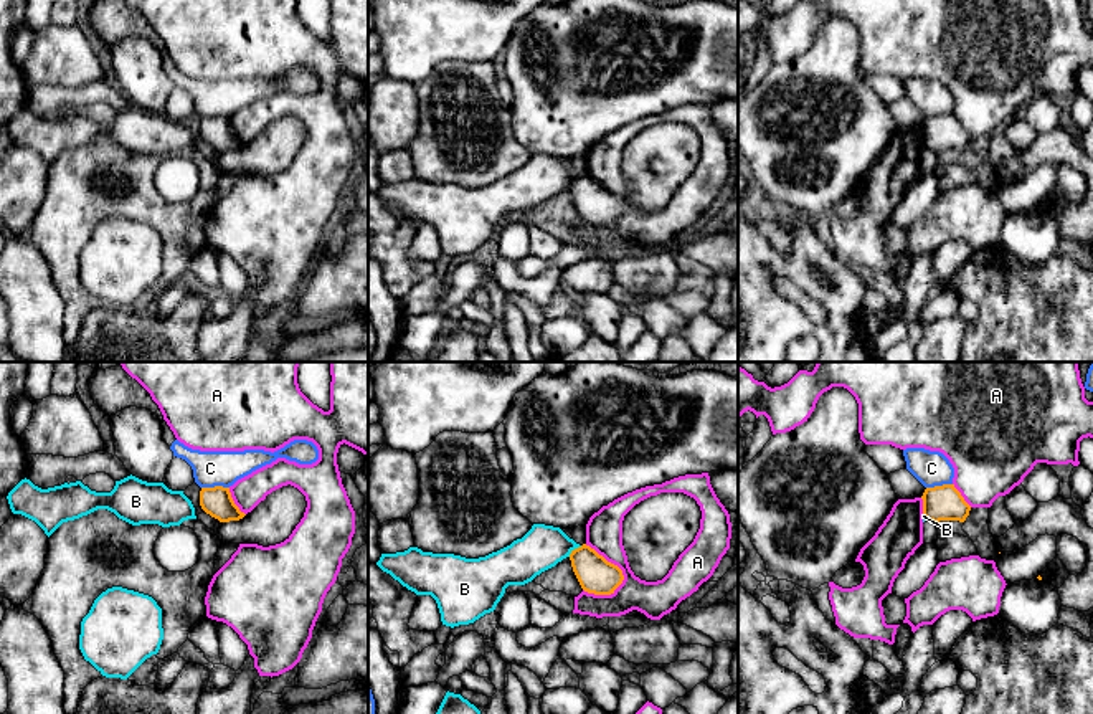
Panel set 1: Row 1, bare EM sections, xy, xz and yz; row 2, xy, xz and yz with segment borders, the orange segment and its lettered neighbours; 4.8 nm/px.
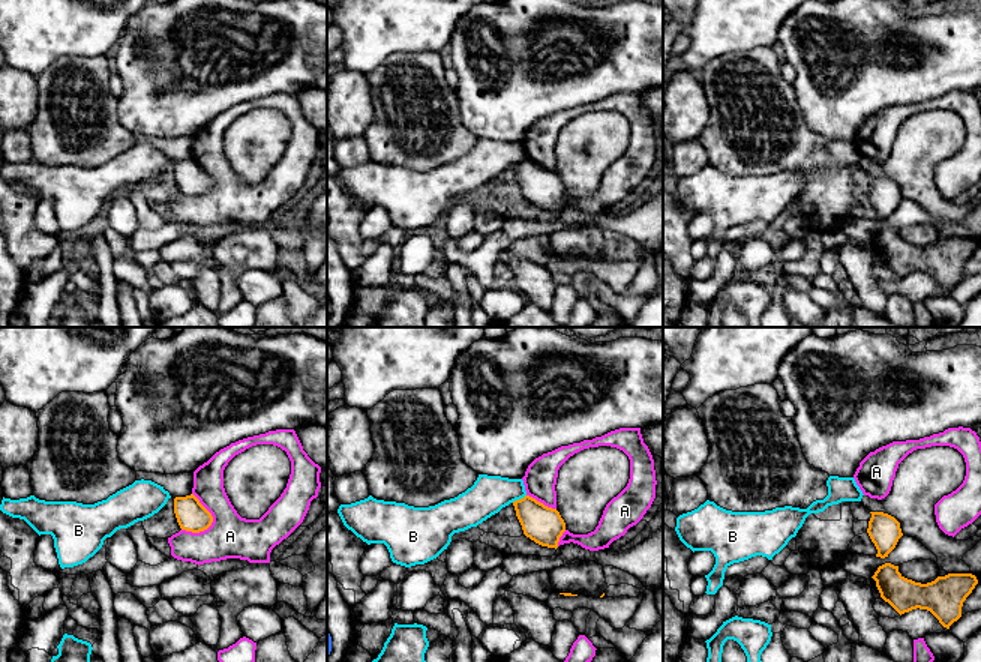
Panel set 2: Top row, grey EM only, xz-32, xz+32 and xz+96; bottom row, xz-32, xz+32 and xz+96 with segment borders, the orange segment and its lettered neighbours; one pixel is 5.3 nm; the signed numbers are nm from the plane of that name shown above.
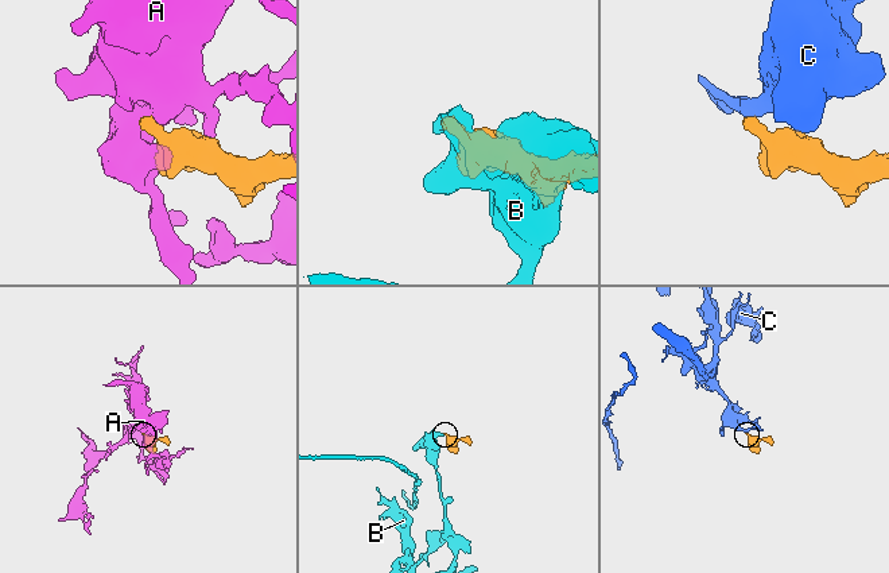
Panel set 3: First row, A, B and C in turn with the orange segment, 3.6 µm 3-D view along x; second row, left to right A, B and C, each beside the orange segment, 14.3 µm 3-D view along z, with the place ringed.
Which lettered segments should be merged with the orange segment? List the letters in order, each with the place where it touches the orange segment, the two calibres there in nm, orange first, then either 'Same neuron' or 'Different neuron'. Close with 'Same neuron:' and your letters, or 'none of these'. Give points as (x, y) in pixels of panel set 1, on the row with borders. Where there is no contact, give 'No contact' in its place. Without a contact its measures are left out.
A: Touches orange at xz (613, 564). Thickness 180 nm (orange) against 180 nm. Different neuron
B: Touches orange at xz (575, 549). Thickness 180 nm (orange) against 220 nm. Different neuron
C: Touches orange at xy (215, 486). Thickness 150 nm (orange) against 180 nm. Different neuron
Same neuron: none of these

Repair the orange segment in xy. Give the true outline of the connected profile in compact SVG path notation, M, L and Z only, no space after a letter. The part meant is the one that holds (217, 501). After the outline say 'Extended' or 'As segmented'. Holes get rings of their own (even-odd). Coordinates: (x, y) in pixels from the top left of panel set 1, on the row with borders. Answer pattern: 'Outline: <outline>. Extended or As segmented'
Outline: M223 486L201 488L200 506L206 514L220 522L239 521L246 516L234 504L229 488Z. As segmented

